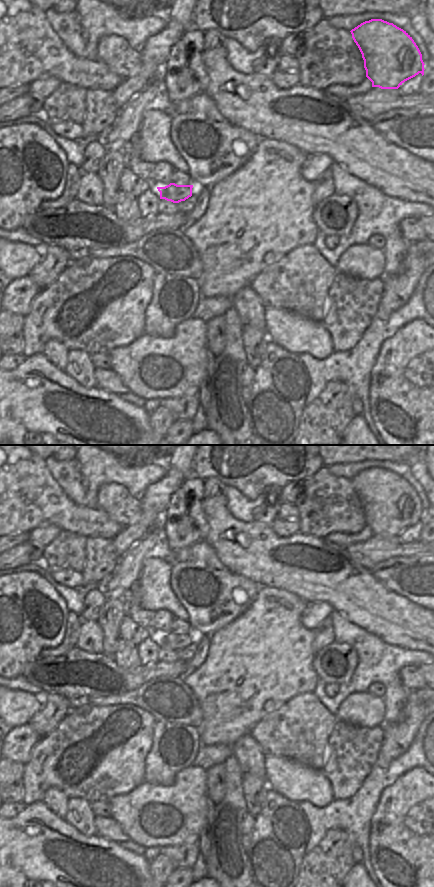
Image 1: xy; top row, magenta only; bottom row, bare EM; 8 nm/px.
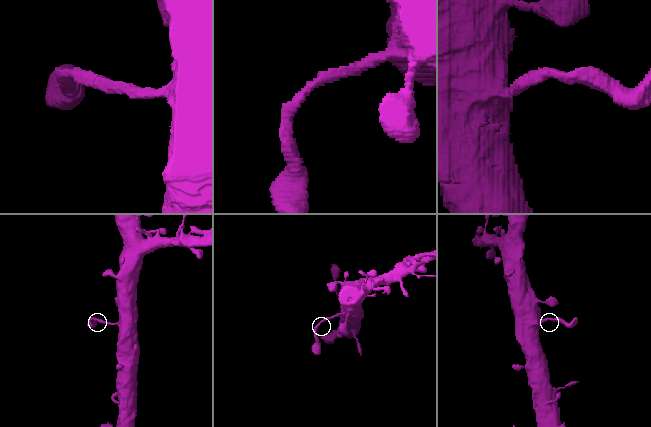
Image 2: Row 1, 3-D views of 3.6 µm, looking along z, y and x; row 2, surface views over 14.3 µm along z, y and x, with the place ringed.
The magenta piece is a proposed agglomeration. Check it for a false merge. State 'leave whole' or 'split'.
leave whole

